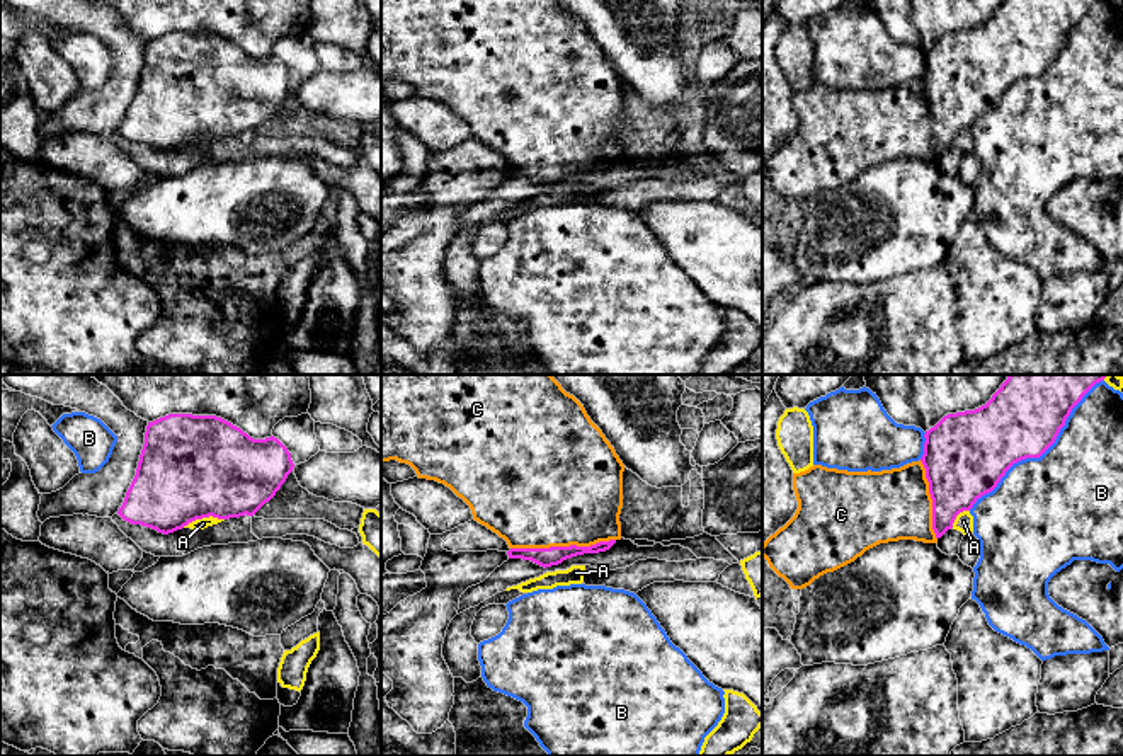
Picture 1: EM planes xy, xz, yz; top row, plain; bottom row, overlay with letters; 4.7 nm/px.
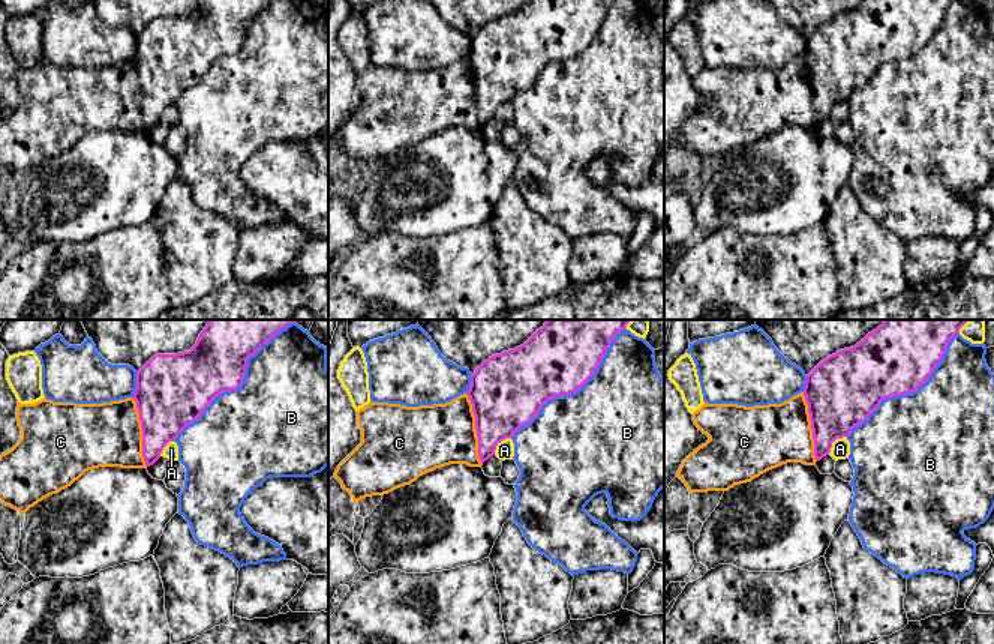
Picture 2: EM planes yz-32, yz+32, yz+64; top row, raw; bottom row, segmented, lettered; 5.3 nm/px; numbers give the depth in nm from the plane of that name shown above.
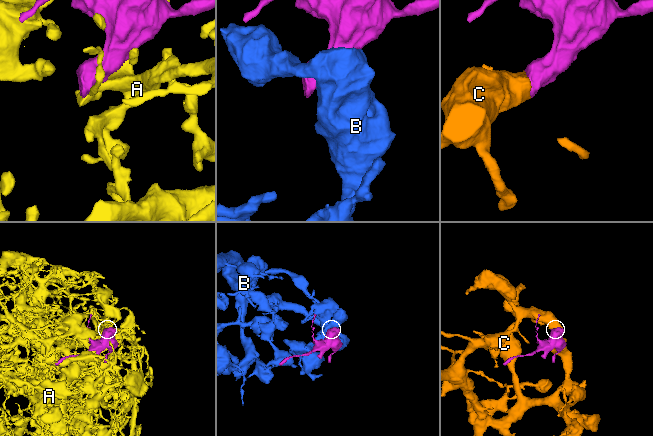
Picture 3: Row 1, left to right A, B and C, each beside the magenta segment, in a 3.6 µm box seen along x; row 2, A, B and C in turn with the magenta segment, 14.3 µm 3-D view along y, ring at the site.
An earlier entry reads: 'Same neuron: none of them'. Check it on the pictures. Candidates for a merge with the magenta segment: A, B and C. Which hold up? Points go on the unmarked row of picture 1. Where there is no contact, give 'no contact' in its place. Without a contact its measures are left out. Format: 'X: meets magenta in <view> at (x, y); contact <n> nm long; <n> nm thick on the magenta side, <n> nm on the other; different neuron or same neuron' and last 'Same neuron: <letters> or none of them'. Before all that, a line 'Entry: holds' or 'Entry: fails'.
Entry: fails
A: meets magenta in xy at (203, 135); contact 200 nm long; 500 nm thick on the magenta side, 50 nm on the other; different neuron
B: meets magenta in yz at (1040, 74); contact 850 nm long; 360 nm thick on the magenta side, 500 nm on the other; different neuron
C: meets magenta in xz at (562, 166); contact 500 nm long; 90 nm thick on the magenta side, 500 nm on the other; same neuron
Same neuron: C

